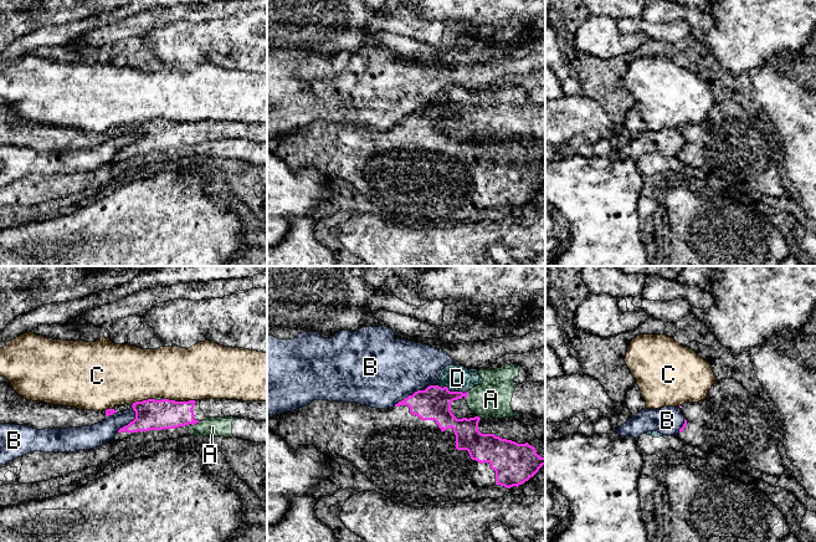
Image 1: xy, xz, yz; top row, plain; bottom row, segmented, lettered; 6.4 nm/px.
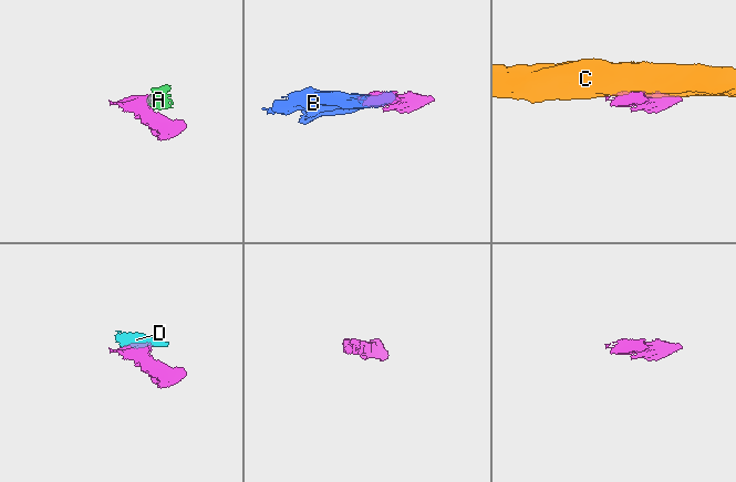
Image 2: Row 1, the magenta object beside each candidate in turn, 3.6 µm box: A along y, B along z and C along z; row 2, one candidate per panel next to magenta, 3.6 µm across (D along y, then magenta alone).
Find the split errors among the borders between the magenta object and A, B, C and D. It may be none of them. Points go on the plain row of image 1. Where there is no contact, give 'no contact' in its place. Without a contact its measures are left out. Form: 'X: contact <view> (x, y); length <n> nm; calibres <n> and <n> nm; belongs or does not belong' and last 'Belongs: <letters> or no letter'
A: contact xy (195, 144); length 70 nm; calibres 190 and 130 nm; does not belong
B: contact xz (409, 117); length 220 nm; calibres 220 and 480 nm; does not belong
C: contact xy (180, 123); length 200 nm; calibres 200 and 360 nm; does not belong
D: contact xz (452, 113); length 200 nm; calibres 220 and 180 nm; does not belong
Belongs: no letter

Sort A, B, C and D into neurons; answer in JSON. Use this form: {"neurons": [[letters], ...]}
{"neurons": [["A", "D"], ["B"], ["C"]]}

